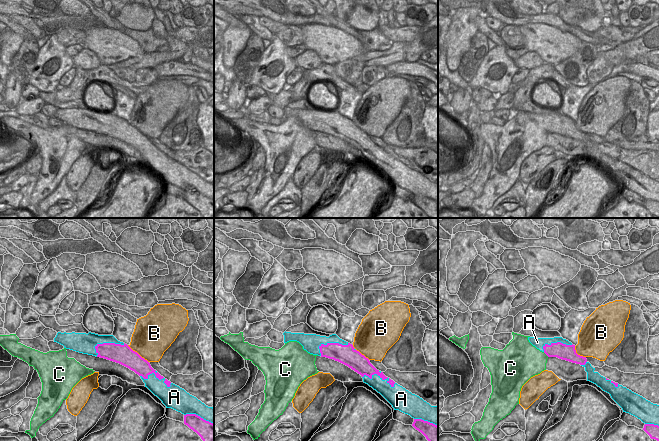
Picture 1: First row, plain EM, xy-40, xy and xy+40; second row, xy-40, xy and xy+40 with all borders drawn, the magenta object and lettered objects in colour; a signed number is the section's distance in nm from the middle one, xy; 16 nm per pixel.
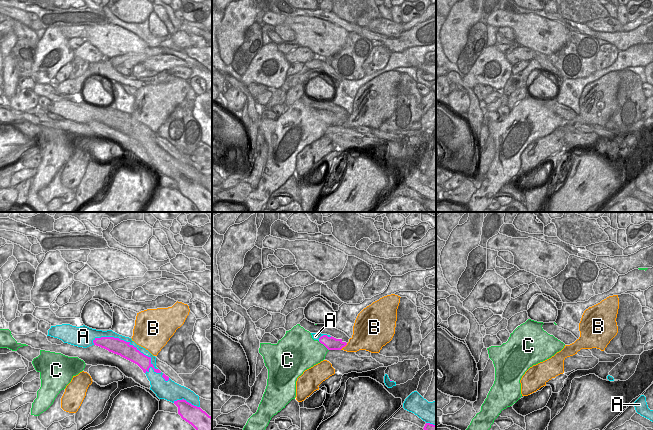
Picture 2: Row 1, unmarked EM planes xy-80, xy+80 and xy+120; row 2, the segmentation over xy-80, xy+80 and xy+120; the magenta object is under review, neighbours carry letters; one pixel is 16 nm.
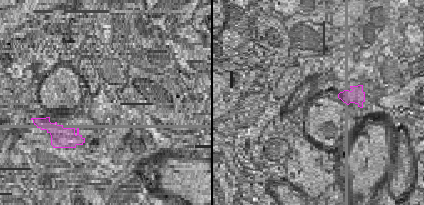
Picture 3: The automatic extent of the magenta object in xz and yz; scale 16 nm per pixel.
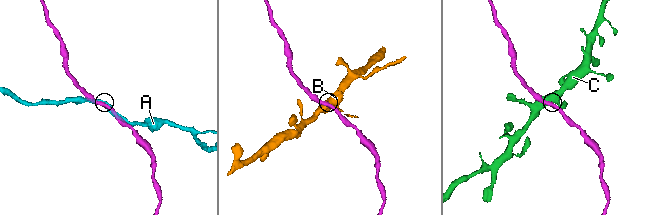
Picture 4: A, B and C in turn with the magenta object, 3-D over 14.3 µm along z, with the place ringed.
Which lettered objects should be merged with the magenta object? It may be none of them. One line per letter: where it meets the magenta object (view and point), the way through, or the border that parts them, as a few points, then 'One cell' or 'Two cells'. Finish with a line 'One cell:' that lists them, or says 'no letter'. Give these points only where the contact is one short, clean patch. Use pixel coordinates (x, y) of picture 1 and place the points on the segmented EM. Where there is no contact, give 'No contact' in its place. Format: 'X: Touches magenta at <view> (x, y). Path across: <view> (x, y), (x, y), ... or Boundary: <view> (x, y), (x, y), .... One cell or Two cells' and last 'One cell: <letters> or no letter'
A: Touches magenta at xy (379, 375). Two cells
B: Touches magenta at xy-40 (137, 353). Two cells
C: Touches magenta at xy+40 (546, 354). Boundary: xy+40 (543, 352), (548, 356). Two cells
One cell: no letter

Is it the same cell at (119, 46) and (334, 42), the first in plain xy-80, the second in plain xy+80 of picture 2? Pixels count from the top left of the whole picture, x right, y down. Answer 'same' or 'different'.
same

